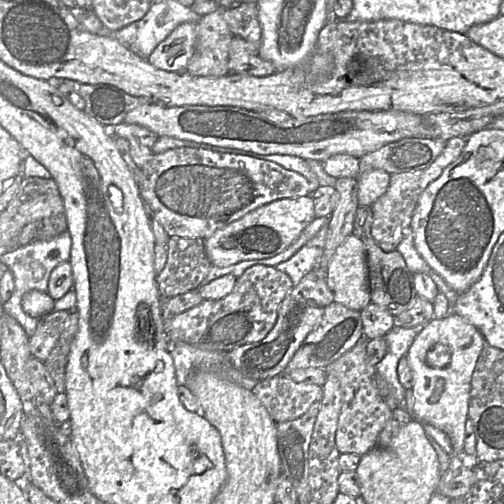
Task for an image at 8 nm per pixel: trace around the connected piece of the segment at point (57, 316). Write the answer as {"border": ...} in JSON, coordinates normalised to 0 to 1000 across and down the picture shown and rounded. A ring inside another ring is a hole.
{"border":[[[105,615],[75,635],[69,661],[58,671],[58,692],[63,706],[83,718],[97,708],[125,659],[139,625],[133,615]]]}

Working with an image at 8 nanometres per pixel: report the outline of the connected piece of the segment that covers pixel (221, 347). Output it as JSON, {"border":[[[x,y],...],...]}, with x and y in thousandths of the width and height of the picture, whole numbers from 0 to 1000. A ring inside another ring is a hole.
{"border":[[[504,526],[470,550],[462,575],[433,595],[403,595],[387,609],[327,633],[337,687],[391,687],[413,696],[454,698],[474,687],[518,677],[542,651],[552,611],[583,567],[577,552],[546,530]]]}

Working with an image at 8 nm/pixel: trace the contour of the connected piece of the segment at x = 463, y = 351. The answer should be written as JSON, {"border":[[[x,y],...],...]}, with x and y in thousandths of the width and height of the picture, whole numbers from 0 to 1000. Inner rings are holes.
{"border":[[[895,617],[879,633],[855,633],[827,663],[810,692],[808,714],[817,734],[821,833],[839,833],[883,857],[897,881],[901,901],[921,897],[923,839],[931,829],[935,756],[946,716],[964,677],[954,659],[909,623]],[[865,683],[889,685],[895,714],[881,730],[847,722],[845,702]]]}

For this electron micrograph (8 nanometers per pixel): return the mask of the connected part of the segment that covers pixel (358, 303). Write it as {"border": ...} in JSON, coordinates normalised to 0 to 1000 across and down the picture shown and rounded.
{"border":[[[700,462],[671,488],[657,512],[647,560],[663,597],[692,613],[716,617],[736,601],[726,494]]]}

